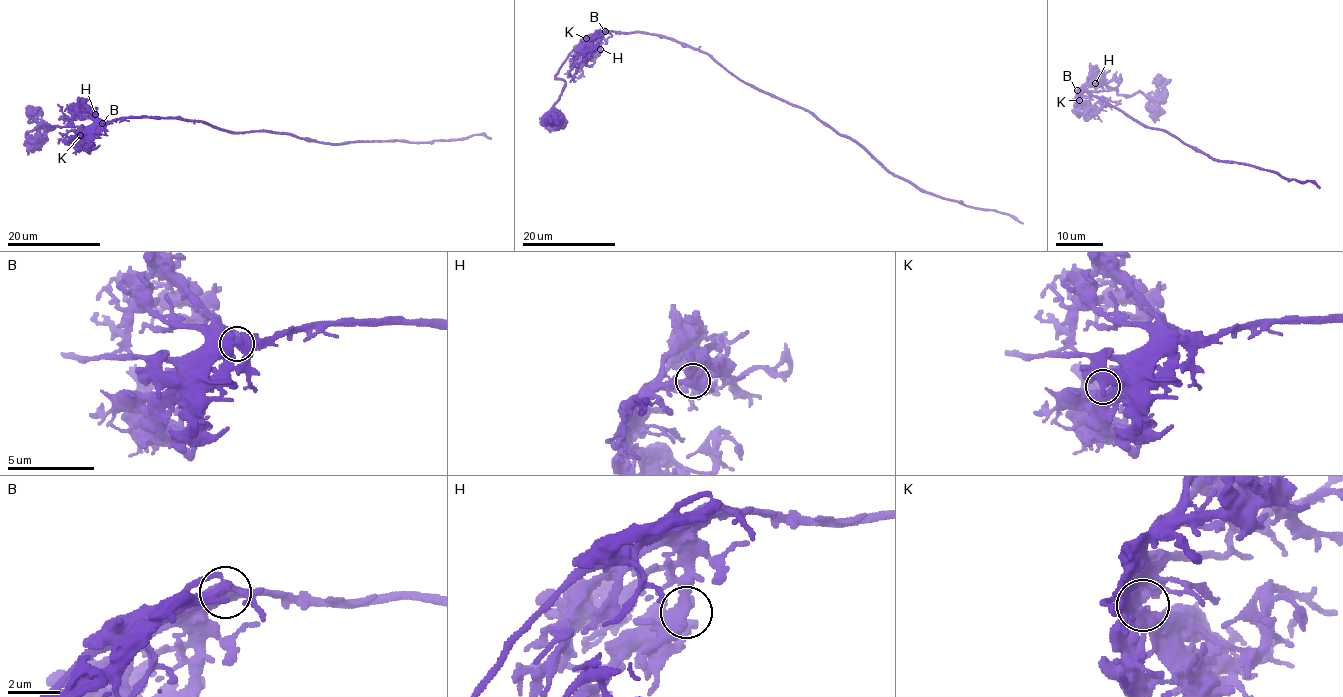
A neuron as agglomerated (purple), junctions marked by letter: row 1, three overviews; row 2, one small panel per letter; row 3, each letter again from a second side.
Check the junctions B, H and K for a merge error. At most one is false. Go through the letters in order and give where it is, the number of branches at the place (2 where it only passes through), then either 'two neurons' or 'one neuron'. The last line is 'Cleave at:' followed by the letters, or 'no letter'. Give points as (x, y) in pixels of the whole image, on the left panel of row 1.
B: at (102, 123); 2 branches meet; one neuron
H: at (95, 114); 3 branches meet; one neuron
K: at (80, 135); 2 branches meet; one neuron
Cleave at: no letter

